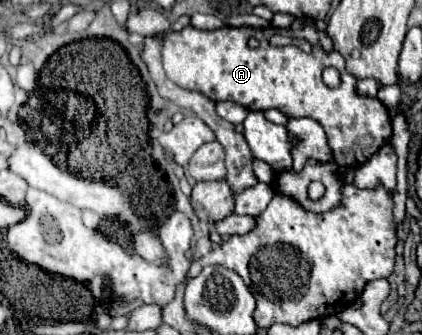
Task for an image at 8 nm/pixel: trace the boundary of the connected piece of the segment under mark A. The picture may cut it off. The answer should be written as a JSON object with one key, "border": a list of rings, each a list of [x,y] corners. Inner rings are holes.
{"border":[[[186,26],[180,32],[168,32],[168,36],[164,38],[162,44],[162,64],[164,70],[168,74],[168,78],[186,88],[186,90],[194,90],[194,92],[202,92],[204,96],[208,96],[214,102],[220,100],[232,100],[240,106],[244,106],[246,110],[262,110],[262,108],[276,108],[282,114],[286,114],[288,118],[312,118],[316,122],[322,124],[326,138],[328,138],[328,146],[330,146],[330,154],[332,158],[328,162],[318,162],[314,158],[308,158],[304,168],[300,172],[294,170],[282,170],[276,174],[276,182],[274,182],[274,190],[278,194],[284,194],[292,200],[296,200],[304,210],[308,212],[328,212],[340,206],[342,200],[342,170],[344,168],[356,168],[362,166],[372,154],[378,152],[378,148],[382,148],[382,144],[386,144],[392,136],[392,124],[390,124],[390,114],[388,108],[378,100],[378,98],[370,98],[370,96],[362,96],[356,90],[356,78],[352,74],[346,72],[346,62],[342,58],[342,54],[338,54],[332,46],[332,40],[326,32],[320,32],[316,28],[302,28],[294,38],[306,38],[312,44],[312,52],[304,52],[298,46],[270,46],[268,38],[274,34],[284,34],[284,36],[292,36],[294,32],[290,30],[258,30],[258,28],[218,28],[218,30],[198,30],[194,26]],[[248,38],[258,38],[260,46],[258,48],[250,48],[248,46]],[[326,66],[334,66],[340,70],[342,74],[342,84],[338,88],[328,88],[322,82],[322,70]],[[312,180],[320,180],[326,186],[326,194],[322,196],[322,200],[312,202],[308,200],[308,186]]]}

